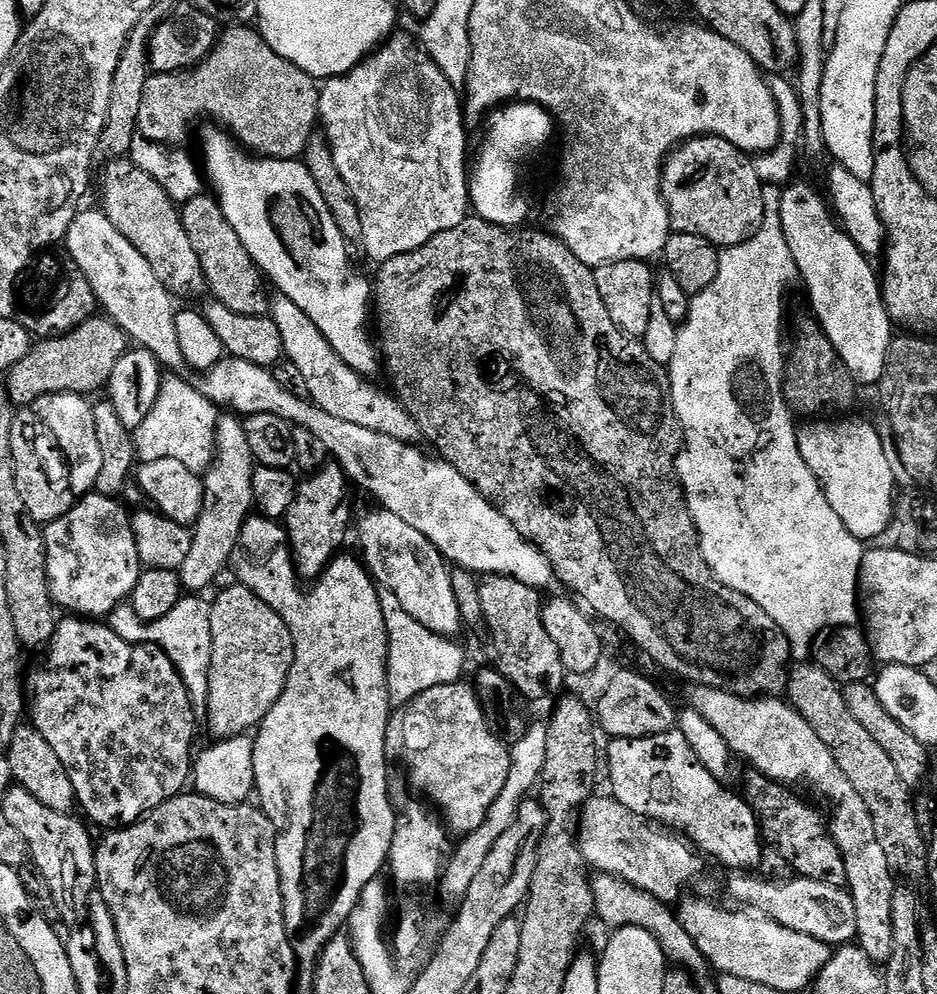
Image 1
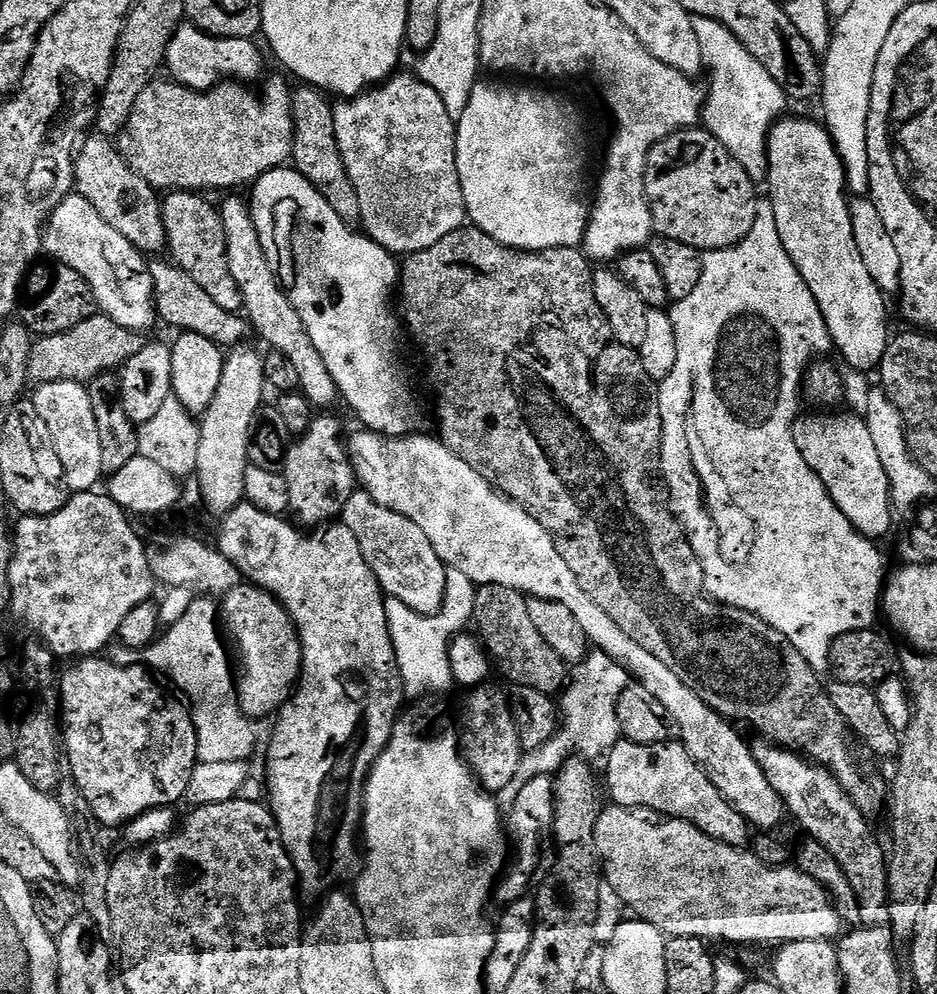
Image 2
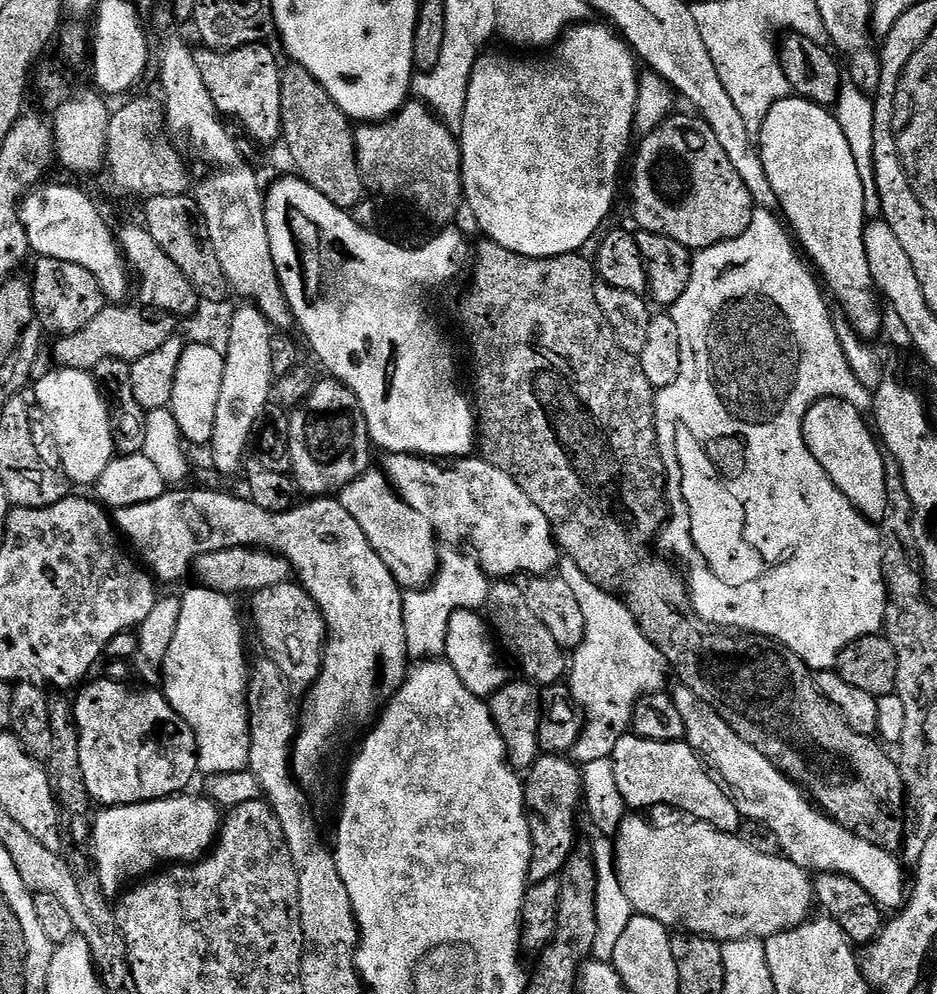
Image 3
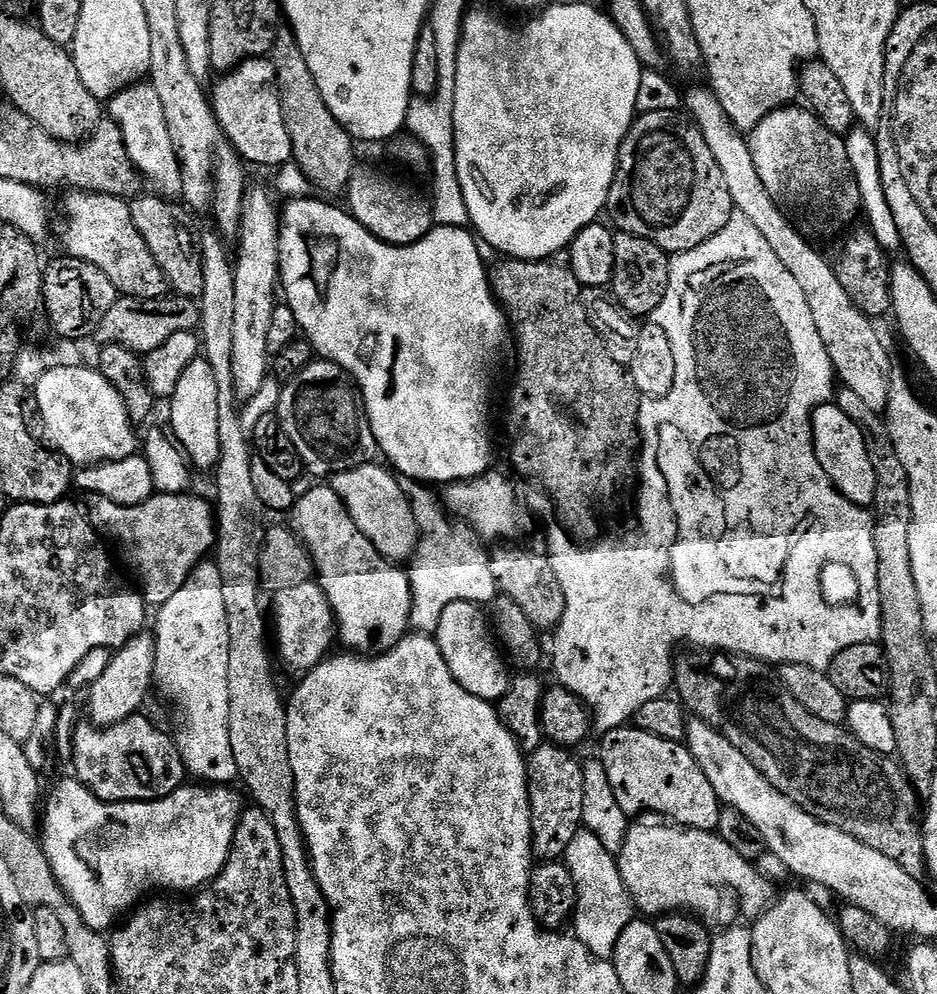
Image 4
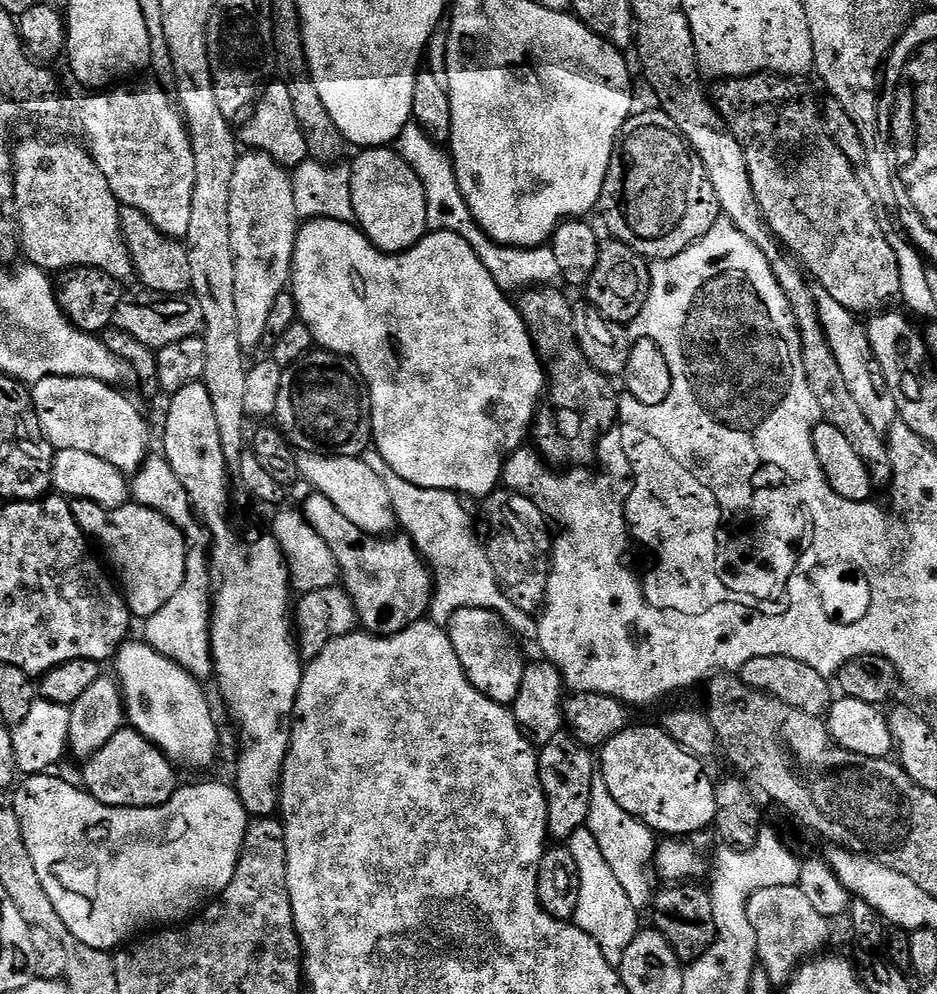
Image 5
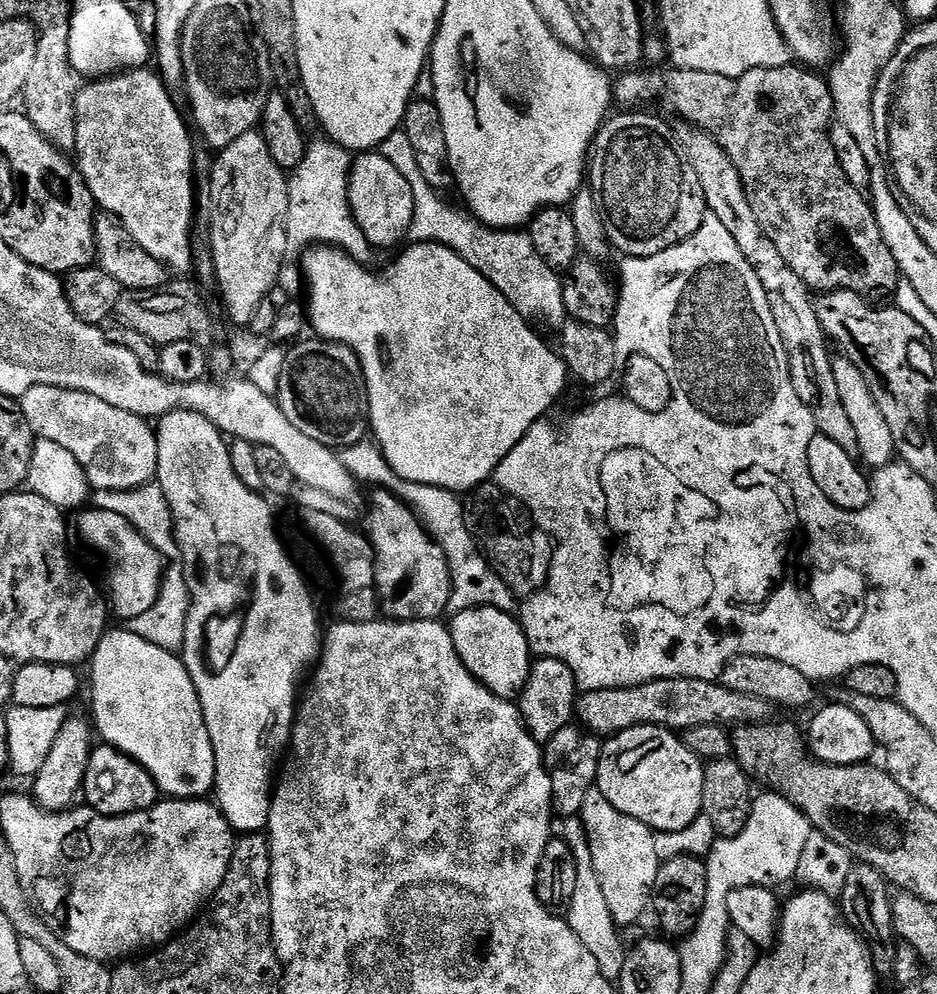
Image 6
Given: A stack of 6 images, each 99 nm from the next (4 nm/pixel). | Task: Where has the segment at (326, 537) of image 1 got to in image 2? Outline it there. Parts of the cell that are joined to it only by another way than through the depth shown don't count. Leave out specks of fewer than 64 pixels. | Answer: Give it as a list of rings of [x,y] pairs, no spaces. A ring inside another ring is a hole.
[[[320,414],[303,436],[289,447],[288,457],[283,466],[284,477],[290,486],[288,512],[297,525],[315,530],[339,521],[344,515],[346,502],[358,491],[356,471],[348,455],[344,424],[332,414]]]

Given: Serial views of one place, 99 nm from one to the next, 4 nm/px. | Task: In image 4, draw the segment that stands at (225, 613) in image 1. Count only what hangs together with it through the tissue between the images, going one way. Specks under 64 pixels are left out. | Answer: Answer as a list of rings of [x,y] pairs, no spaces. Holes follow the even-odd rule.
[[[309,582],[302,586],[290,586],[290,590],[275,593],[270,616],[276,619],[276,642],[279,650],[290,653],[294,658],[308,658],[309,665],[315,666],[329,655],[336,640],[338,625],[326,594],[319,583]]]

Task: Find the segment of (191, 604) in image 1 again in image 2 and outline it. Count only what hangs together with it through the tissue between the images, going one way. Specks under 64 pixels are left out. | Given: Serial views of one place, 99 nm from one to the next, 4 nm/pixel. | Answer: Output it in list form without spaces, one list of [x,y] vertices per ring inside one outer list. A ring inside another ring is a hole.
[[[197,598],[178,622],[167,625],[163,635],[148,645],[143,656],[143,663],[149,669],[165,672],[172,679],[173,686],[181,692],[179,695],[190,705],[198,738],[196,758],[199,763],[251,761],[256,748],[256,728],[252,725],[255,723],[240,708],[234,664],[222,635],[215,599]]]

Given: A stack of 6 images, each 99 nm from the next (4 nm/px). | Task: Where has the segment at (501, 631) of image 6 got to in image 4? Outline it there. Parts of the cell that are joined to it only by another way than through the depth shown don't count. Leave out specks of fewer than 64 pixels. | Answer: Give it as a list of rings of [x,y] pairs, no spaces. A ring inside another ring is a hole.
[[[458,601],[446,606],[434,638],[455,681],[467,693],[489,702],[498,702],[511,688],[509,665],[493,636],[489,617],[479,605]]]

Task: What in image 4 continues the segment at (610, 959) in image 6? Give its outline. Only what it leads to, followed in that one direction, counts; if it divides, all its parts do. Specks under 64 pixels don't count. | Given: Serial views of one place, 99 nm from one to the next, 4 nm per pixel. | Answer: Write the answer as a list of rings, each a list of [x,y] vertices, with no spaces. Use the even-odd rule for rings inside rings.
[[[585,828],[574,836],[562,858],[571,870],[576,888],[573,933],[598,959],[609,960],[616,952],[617,940],[622,930],[634,918],[632,897],[622,882],[619,861],[595,834]]]

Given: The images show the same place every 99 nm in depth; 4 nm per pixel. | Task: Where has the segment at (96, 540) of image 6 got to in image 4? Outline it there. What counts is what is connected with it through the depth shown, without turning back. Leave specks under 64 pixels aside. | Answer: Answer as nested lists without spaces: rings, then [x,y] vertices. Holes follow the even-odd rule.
[[[85,492],[79,497],[81,499],[78,500],[79,507],[92,523],[92,529],[113,549],[116,547],[120,551],[125,566],[136,575],[135,583],[138,585],[140,595],[144,597],[145,605],[159,606],[170,602],[170,598],[184,585],[186,578],[196,569],[197,564],[207,557],[204,555],[207,552],[209,555],[213,551],[218,531],[213,505],[192,495],[153,494],[150,499],[134,506],[110,502],[110,498],[102,498],[96,492]]]

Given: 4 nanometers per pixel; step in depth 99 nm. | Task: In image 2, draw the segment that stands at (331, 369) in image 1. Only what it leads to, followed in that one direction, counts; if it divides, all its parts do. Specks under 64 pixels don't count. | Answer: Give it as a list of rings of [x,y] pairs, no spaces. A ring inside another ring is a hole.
[[[230,198],[224,204],[221,203],[220,213],[227,238],[228,265],[234,280],[238,282],[242,308],[251,327],[255,331],[257,328],[261,338],[269,340],[275,351],[294,362],[300,379],[299,391],[309,403],[320,410],[331,409],[328,407],[338,400],[336,382],[328,373],[326,362],[322,362],[322,354],[314,350],[314,342],[310,342],[310,334],[306,334],[302,318],[298,318],[294,306],[288,301],[288,293],[282,287],[271,259],[264,252],[249,203],[245,199]]]

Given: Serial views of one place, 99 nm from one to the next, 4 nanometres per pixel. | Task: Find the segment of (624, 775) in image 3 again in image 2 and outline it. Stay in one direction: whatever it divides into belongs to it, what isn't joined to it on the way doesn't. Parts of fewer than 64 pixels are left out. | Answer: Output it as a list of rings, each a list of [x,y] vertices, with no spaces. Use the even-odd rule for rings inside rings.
[[[621,739],[619,744],[615,744],[612,748],[611,752],[607,753],[606,761],[608,760],[608,790],[606,786],[606,792],[612,795],[611,803],[613,805],[622,807],[622,808],[635,808],[637,810],[645,810],[644,808],[653,808],[656,812],[664,812],[665,817],[675,818],[678,820],[689,820],[693,826],[696,828],[701,828],[704,833],[708,836],[713,836],[715,840],[720,840],[723,844],[729,844],[730,846],[734,846],[735,848],[744,848],[745,845],[749,843],[750,835],[748,836],[748,831],[750,831],[750,825],[740,813],[739,810],[730,802],[727,798],[718,791],[715,786],[712,784],[712,779],[709,778],[707,772],[704,771],[703,768],[700,767],[699,764],[696,763],[696,759],[691,756],[689,752],[687,752],[683,746],[683,743],[673,742],[671,744],[634,744],[631,740]]]

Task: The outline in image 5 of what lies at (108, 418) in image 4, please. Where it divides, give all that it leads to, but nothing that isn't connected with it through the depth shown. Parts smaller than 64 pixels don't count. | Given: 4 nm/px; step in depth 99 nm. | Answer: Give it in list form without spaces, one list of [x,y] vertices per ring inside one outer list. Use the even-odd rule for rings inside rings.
[[[85,376],[63,377],[65,392],[40,392],[34,396],[39,431],[53,449],[86,450],[110,462],[125,474],[135,473],[150,452],[144,416],[120,393],[119,387]]]

